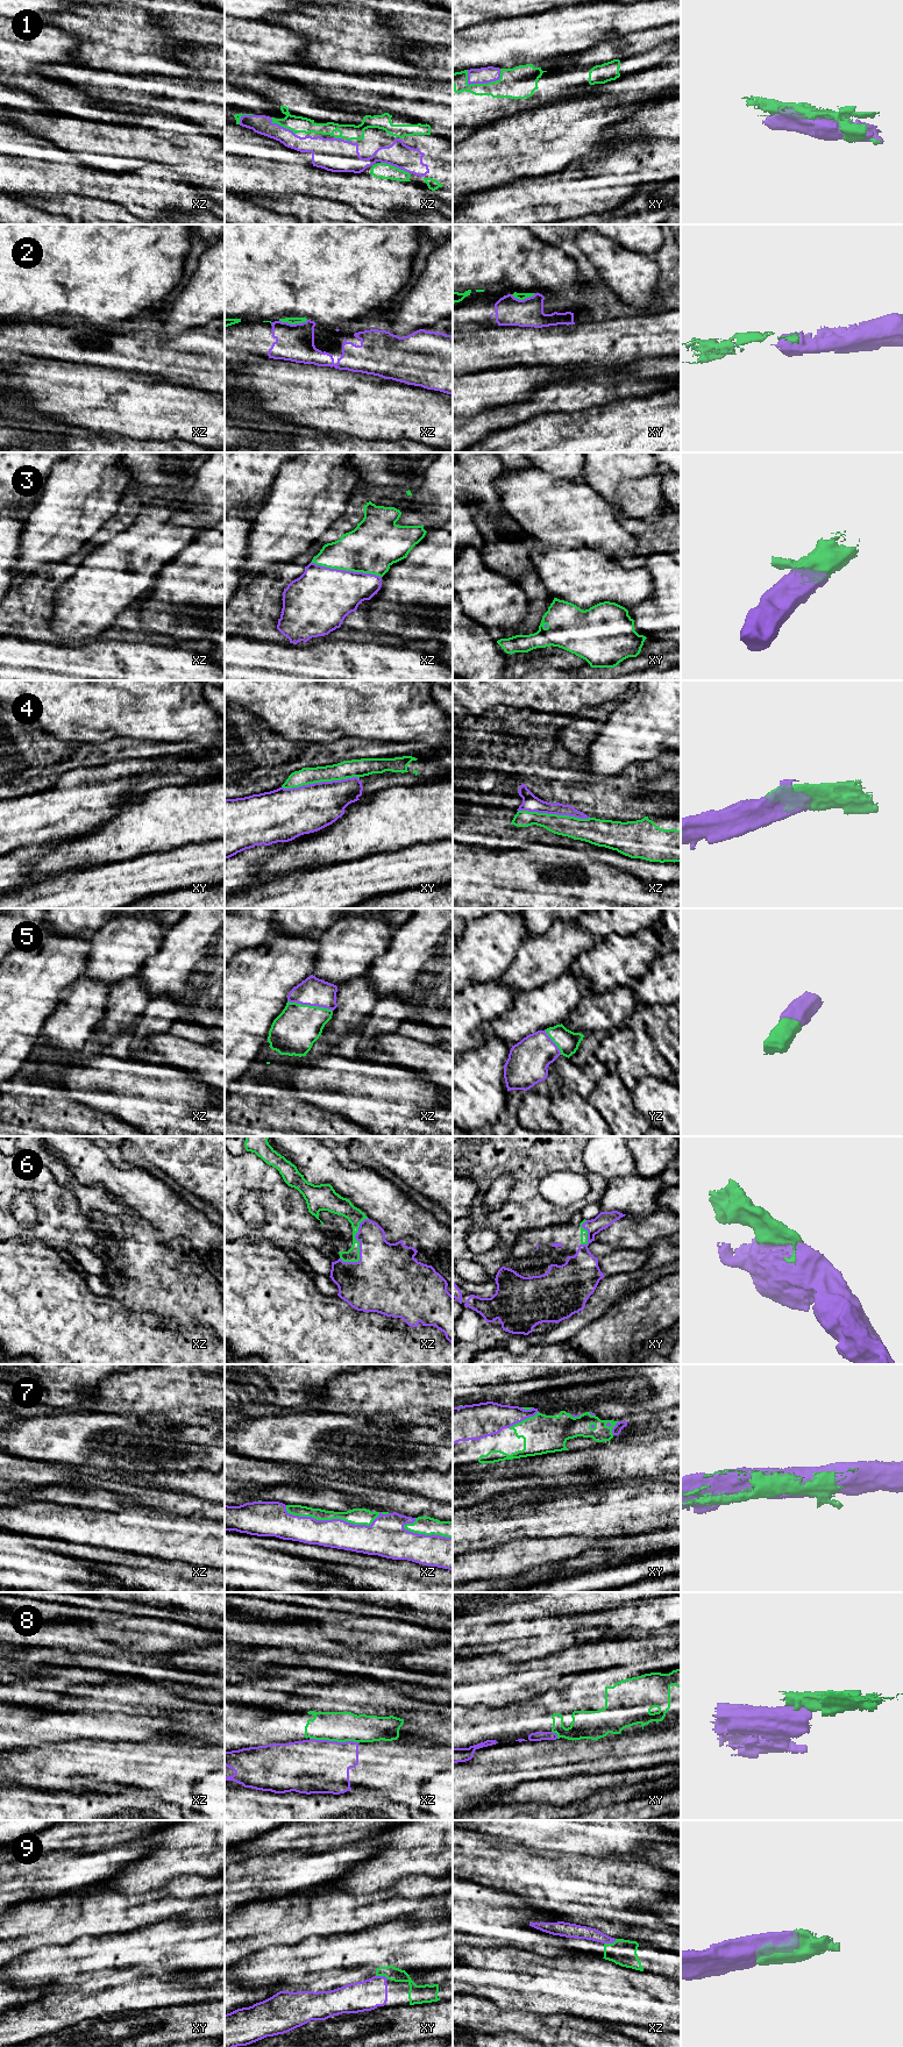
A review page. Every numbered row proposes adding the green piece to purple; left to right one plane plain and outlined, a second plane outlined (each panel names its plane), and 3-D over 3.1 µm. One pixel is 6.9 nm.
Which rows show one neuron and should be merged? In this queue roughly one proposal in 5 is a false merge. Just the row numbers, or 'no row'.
1, 2, 3, 4, 5, 6, 7, 9

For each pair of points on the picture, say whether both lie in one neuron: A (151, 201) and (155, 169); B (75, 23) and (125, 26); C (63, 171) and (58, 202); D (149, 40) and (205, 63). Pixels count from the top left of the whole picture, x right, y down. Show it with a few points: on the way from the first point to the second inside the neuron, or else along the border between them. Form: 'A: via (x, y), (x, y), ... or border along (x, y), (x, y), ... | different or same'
A: border along (127, 172), (142, 172), (148, 177), (180, 182) | different
B: via (87, 23), (112, 25) | same
C: border along (33, 192), (78, 194), (86, 198) | different
D: border along (187, 42), (175, 54), (175, 57), (197, 70) | different

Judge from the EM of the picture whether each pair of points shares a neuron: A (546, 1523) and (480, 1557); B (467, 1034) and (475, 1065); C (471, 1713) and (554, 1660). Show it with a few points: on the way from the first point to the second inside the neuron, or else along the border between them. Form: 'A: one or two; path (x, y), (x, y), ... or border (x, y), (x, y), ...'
A: two; border (500, 1543), (474, 1552)
B: two; border (480, 1042), (475, 1048), (468, 1049), (464, 1053)
C: two; border (478, 1703), (489, 1707), (500, 1707), (504, 1705)

